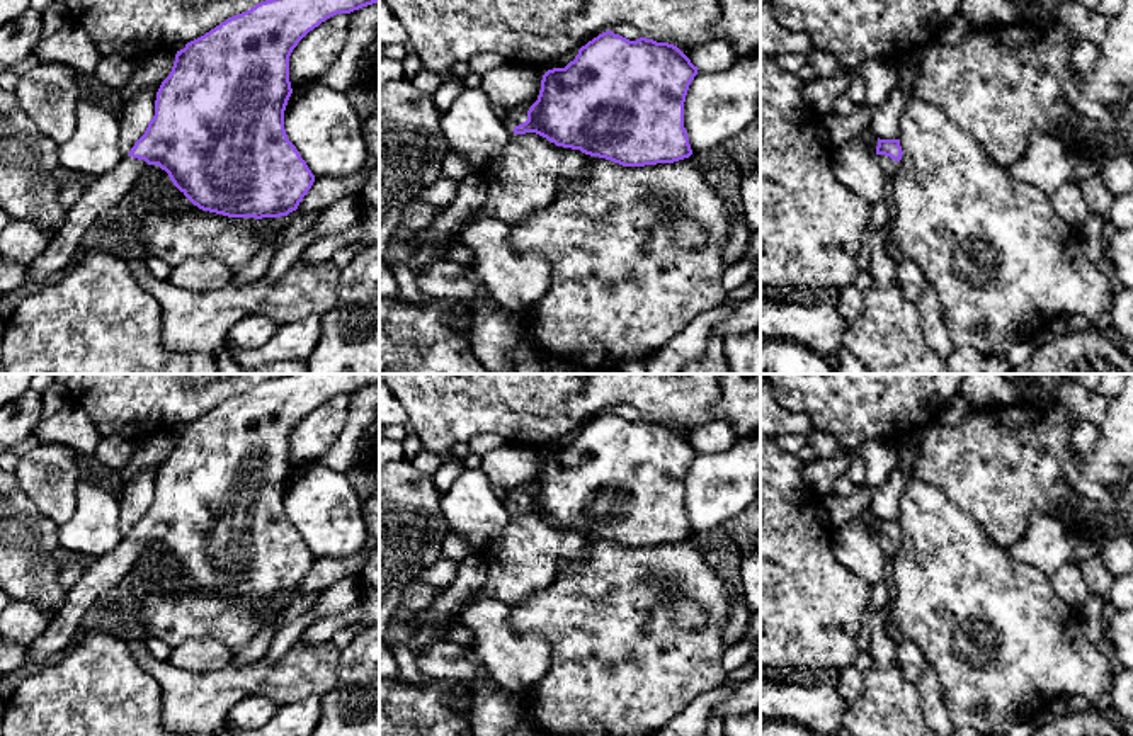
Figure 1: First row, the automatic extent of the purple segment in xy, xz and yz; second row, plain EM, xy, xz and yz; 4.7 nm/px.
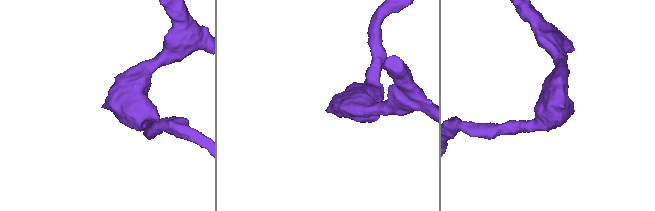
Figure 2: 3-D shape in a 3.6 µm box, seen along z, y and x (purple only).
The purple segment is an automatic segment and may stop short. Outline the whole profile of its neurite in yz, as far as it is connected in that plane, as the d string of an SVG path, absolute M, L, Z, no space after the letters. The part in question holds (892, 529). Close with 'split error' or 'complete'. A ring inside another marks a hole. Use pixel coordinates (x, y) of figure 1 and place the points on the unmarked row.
M878 518L876 537L890 564L900 549L902 535L903 532L900 527L900 520L880 520Z | split error

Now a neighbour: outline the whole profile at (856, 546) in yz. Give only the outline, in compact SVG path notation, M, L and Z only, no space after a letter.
M861 517L849 520L832 534L835 558L871 586L890 581L891 564L885 558L876 534Z

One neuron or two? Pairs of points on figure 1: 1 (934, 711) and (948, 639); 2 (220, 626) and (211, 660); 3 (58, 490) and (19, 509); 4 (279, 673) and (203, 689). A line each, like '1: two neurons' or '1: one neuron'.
1: two neurons
2: two neurons
3: two neurons
4: one neuron

